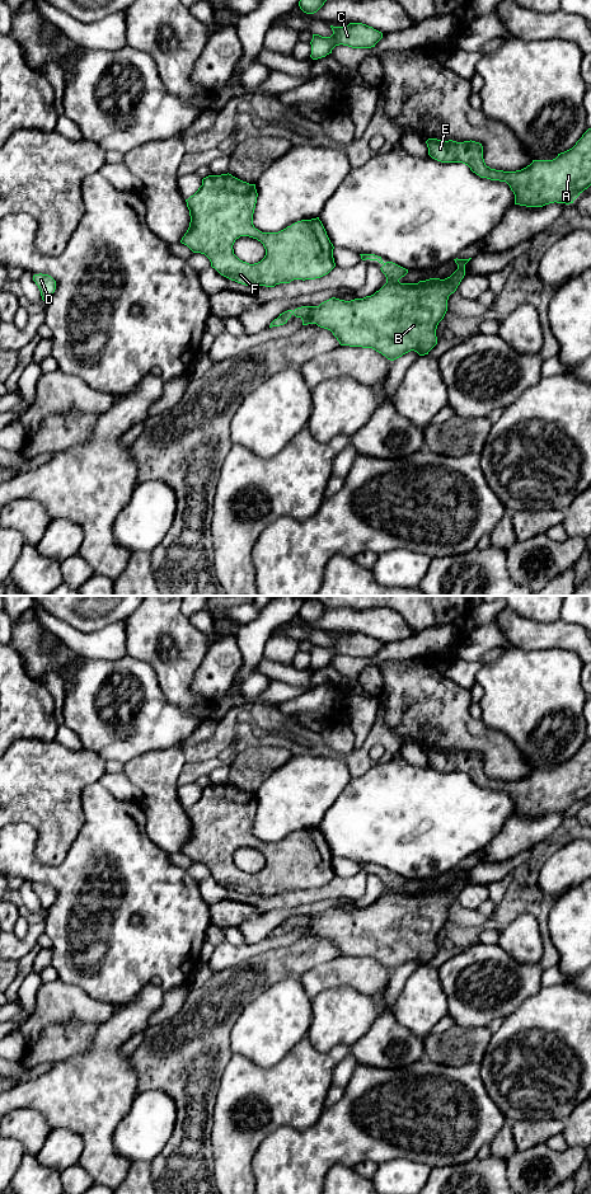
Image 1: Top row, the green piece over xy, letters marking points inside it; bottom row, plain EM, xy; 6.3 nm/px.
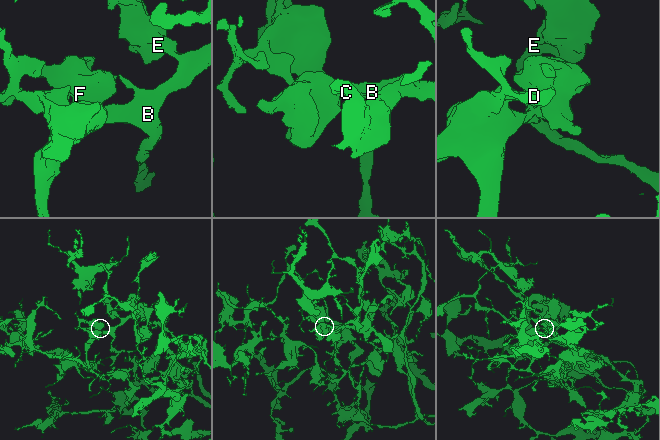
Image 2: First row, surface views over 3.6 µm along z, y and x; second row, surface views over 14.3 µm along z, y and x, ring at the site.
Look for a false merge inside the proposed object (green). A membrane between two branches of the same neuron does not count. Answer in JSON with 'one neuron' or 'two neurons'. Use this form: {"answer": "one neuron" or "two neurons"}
{"answer": "one neuron"}

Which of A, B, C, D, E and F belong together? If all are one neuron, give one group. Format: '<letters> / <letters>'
A B C D E F

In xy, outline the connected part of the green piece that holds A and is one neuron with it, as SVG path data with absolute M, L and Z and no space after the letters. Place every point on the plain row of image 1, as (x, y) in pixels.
M588 738L576 755L558 763L553 770L533 770L530 775L516 781L491 779L483 768L483 756L475 751L456 752L428 748L426 751L428 765L441 772L463 772L480 788L506 791L515 804L515 814L526 817L543 817L549 813L573 813L573 810L591 795L591 738Z

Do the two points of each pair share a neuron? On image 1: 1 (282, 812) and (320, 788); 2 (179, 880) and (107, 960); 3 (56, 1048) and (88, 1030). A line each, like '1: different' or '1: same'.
1: same
2: same
3: same

